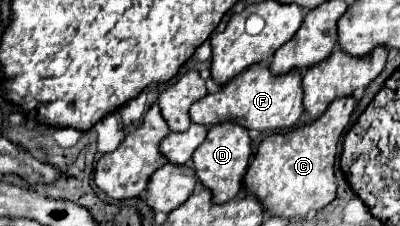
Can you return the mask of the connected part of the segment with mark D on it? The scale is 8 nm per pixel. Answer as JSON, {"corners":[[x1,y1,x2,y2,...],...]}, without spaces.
{"corners":[[222,122,208,128,206,140,198,146,198,150,192,156,192,168,196,170,198,180,212,190,214,202,222,204,226,200,236,198,236,194,242,190,250,156,252,156,252,140,248,130,234,122]]}

